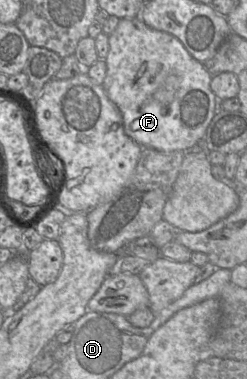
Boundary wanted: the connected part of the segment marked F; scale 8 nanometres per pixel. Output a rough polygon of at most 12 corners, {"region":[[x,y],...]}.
{"region":[[122,18],[102,87],[125,133],[204,148],[212,75],[178,38]]}

